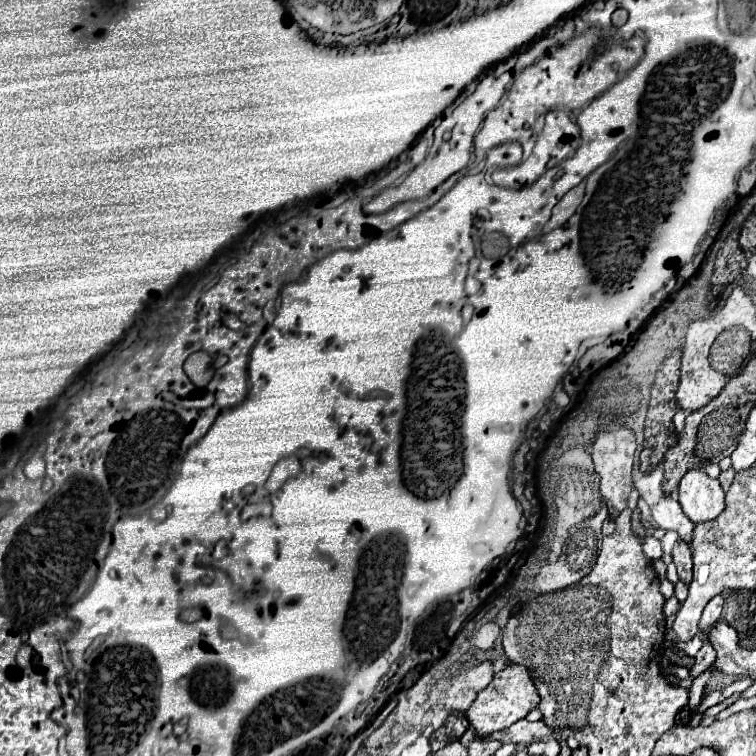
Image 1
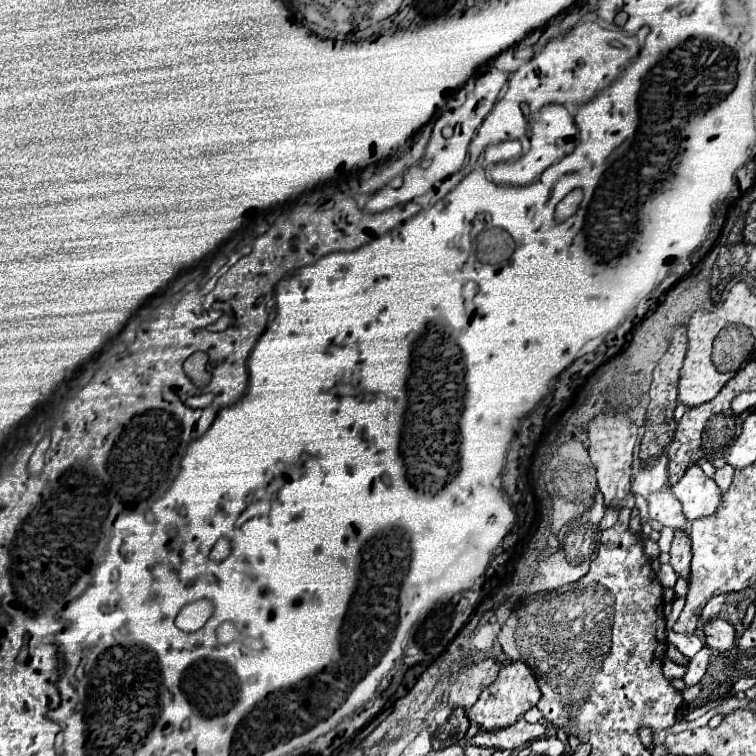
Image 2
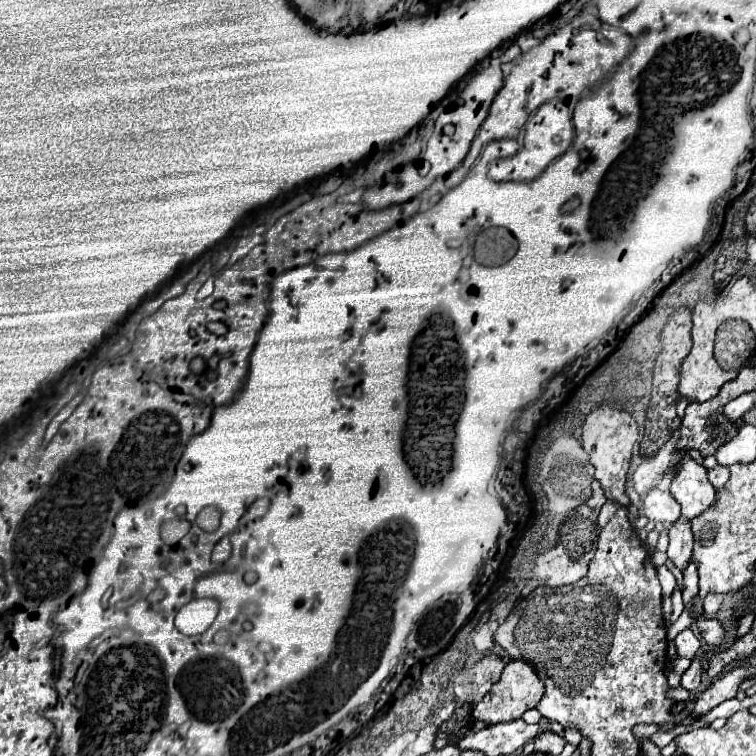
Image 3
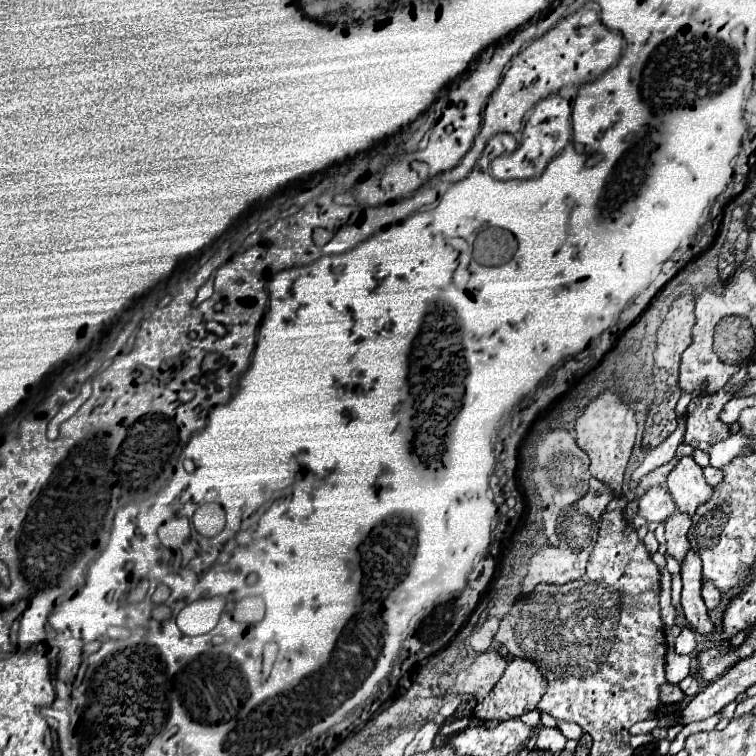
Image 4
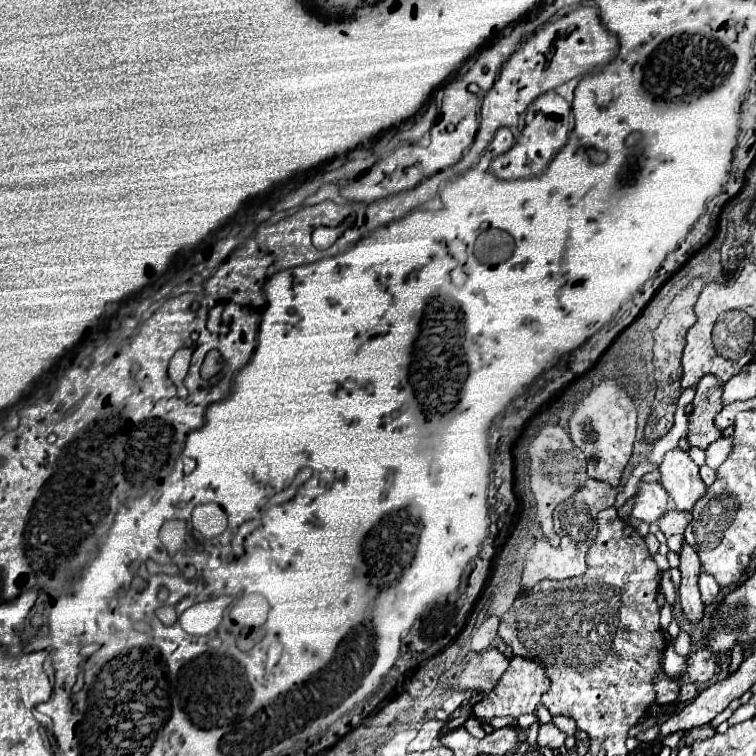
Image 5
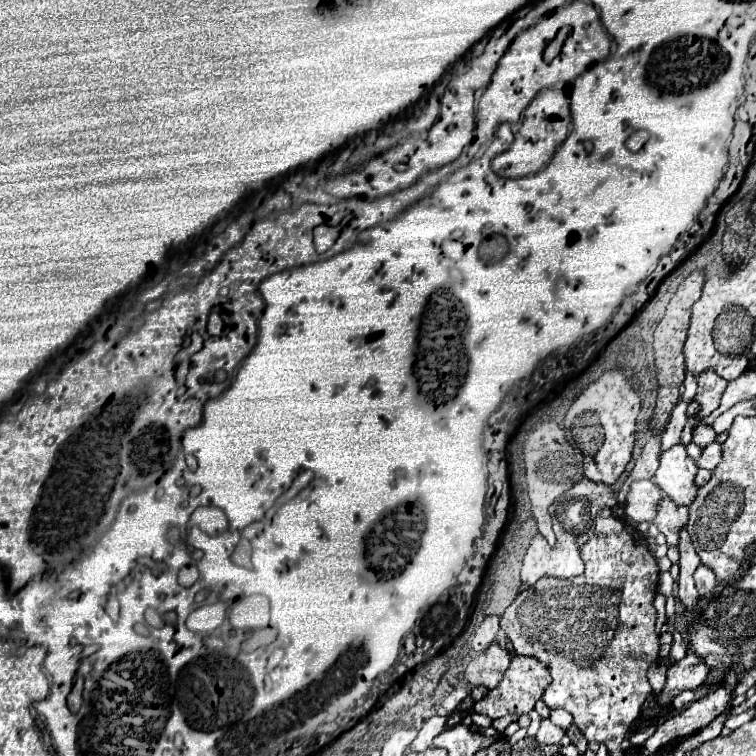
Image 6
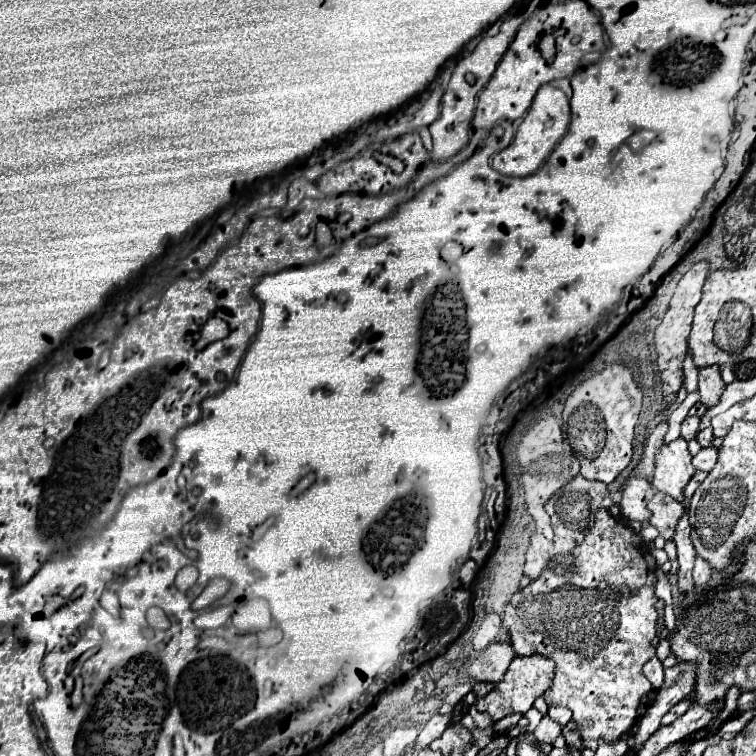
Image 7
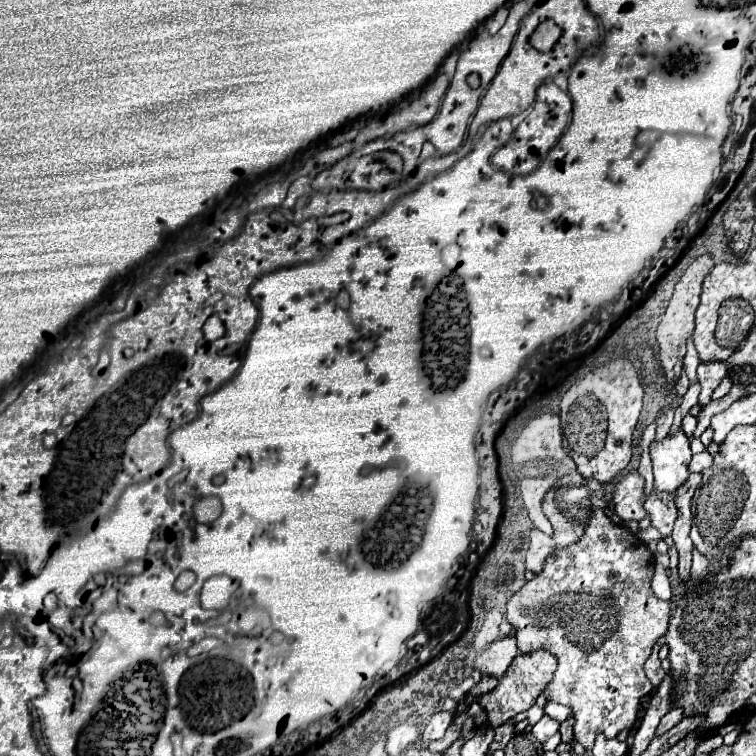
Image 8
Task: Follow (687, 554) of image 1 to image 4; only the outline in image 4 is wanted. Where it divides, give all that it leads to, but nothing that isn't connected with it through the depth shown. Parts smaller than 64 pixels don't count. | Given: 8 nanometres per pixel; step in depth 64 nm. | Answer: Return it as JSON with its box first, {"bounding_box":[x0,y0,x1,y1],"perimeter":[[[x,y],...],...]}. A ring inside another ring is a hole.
{"bounding_box":[664,512,692,562],"perimeter":[[[676,512],[664,522],[668,554],[672,554],[678,562],[684,560],[684,556],[690,548],[688,538],[686,538],[686,532],[688,532],[690,524],[692,524],[692,520],[690,520],[690,516],[684,516],[684,512]]]}

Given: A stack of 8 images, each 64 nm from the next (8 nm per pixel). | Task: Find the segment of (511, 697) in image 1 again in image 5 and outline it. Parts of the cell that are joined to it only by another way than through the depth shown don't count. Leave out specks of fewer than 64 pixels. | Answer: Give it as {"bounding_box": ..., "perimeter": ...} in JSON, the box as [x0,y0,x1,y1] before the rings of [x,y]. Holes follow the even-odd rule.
{"bounding_box":[474,658,550,720],"perimeter":[[[512,658],[508,670],[502,674],[500,682],[494,686],[494,690],[484,696],[474,706],[474,716],[480,720],[492,720],[496,716],[512,716],[518,718],[520,714],[530,714],[536,710],[542,694],[550,688],[550,680],[544,674],[544,666],[540,666],[536,660],[530,658]]]}

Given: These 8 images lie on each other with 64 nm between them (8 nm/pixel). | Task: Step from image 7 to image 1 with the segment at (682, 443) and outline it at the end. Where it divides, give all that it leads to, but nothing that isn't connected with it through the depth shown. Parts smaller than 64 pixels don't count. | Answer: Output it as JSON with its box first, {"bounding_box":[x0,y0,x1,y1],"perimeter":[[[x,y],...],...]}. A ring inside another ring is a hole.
{"bounding_box":[678,468,724,524],"perimeter":[[[702,468],[688,470],[678,486],[678,502],[694,524],[714,520],[724,510],[724,490]]]}

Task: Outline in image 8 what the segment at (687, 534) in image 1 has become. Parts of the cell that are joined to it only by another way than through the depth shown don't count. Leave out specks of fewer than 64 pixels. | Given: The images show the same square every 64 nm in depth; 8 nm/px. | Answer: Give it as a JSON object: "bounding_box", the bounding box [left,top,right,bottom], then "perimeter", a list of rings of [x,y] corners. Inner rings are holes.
{"bounding_box":[612,472,646,520],"perimeter":[[[634,472],[624,476],[612,490],[614,512],[620,520],[642,520],[646,516],[644,510],[644,478]]]}

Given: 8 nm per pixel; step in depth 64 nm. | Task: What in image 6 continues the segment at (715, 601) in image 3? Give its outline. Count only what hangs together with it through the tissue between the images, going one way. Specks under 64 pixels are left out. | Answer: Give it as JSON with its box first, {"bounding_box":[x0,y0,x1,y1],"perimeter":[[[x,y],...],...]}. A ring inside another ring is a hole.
{"bounding_box":[694,564,716,598],"perimeter":[[[700,564],[700,566],[696,568],[696,572],[694,572],[694,582],[696,582],[696,588],[698,588],[700,596],[702,596],[702,598],[708,598],[708,596],[714,592],[716,576],[714,576],[714,572],[712,572],[708,566]]]}

